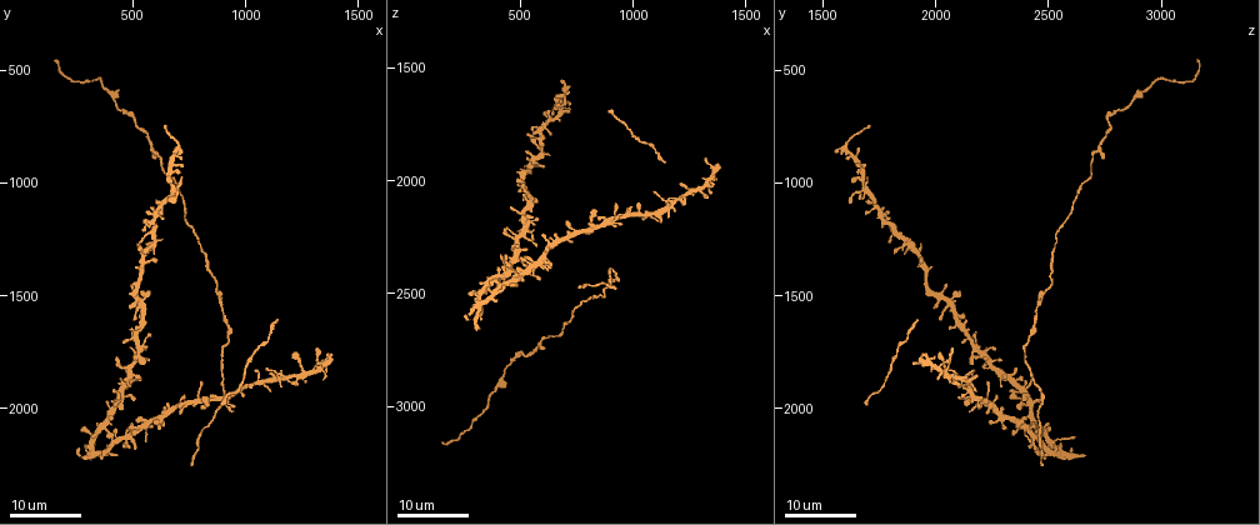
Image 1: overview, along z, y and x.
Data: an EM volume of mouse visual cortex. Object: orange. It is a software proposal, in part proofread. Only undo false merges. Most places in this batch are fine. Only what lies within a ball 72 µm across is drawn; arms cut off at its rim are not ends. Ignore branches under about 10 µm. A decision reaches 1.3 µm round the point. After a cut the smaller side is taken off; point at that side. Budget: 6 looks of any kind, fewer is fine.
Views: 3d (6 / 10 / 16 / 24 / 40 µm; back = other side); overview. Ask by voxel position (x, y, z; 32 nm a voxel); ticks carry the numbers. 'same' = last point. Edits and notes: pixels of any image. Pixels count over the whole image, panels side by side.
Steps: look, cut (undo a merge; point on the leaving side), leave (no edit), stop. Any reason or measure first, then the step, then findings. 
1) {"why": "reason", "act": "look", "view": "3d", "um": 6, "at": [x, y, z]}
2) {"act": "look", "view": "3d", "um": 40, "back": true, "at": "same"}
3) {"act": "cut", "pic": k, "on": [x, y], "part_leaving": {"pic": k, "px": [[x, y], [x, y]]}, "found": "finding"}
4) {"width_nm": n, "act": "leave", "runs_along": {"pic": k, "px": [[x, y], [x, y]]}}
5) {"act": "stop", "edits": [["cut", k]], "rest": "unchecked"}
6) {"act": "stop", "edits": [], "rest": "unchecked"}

{"why": "calibre changes", "act": "look", "view": "3d", "um": 16, "at": [870, 1460, 2500]}

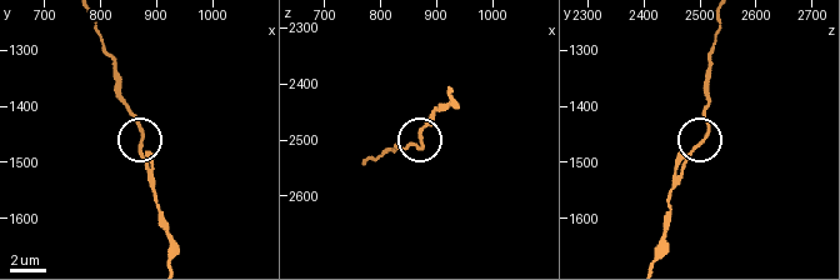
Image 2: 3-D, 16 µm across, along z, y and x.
{"act": "look", "view": "3d", "um": 10, "at": [875, 1470, 2490]}

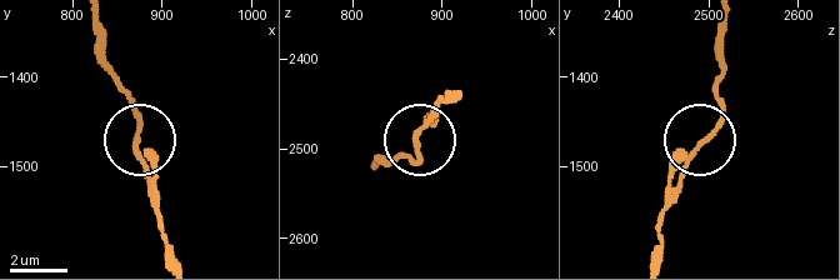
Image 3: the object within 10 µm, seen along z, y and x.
{"act": "leave", "runs_along": {"pic": 3, "px": [[653, 258], [670, 171], [723, 114], [725, 74]]}, "found": "one cell here"}

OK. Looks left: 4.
{"why": "calibre changes", "act": "look", "view": "3d", "um": 16, "at": [620, 900, 2700]}

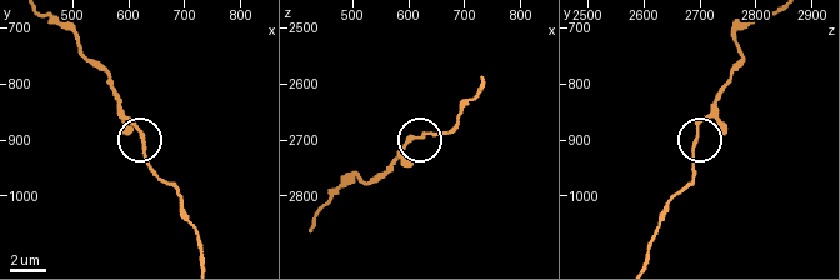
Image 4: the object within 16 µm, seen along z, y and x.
{"act": "look", "view": "3d", "um": 10, "at": [620, 890, 2690]}

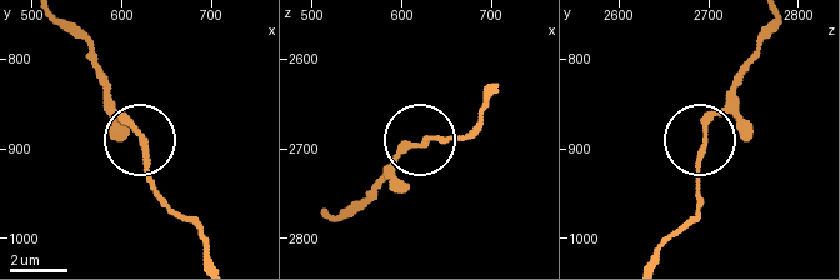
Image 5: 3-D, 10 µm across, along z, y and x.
{"act": "leave", "found": "all the same cell"}

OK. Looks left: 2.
{"why": "sudden change in width", "act": "look", "view": "3d", "um": 24, "at": [1160, 1870, 2110]}

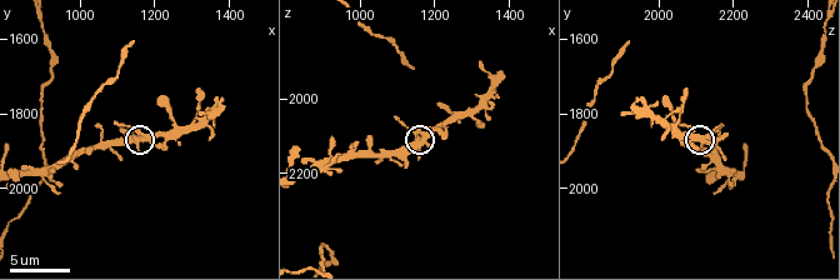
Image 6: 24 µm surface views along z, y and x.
{"why": "closer look", "act": "look", "view": "3d", "um": 6, "at": [1160, 1870, 2110]}

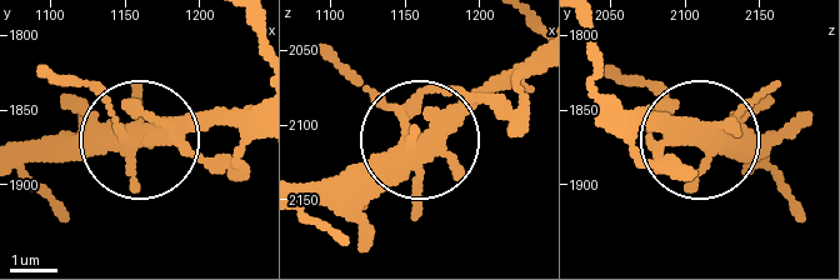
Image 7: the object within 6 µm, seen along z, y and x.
{"arms": 4, "act": "leave", "runs_along": {"pic": 7, "px": [[23, 165], [190, 134], [223, 114]]}, "found": "continuous, no second cell"}

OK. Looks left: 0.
{"act": "stop", "edits": [], "rest": "unchecked"}

